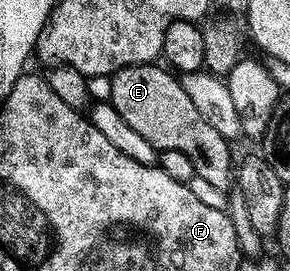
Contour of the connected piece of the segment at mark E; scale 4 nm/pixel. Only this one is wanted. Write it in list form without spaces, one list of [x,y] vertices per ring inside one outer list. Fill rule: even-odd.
[[[162,65],[144,67],[126,67],[117,71],[111,78],[112,97],[116,113],[148,141],[160,153],[175,151],[184,153],[188,161],[192,161],[192,169],[197,178],[209,181],[215,189],[229,192],[236,183],[236,159],[230,152],[231,144],[208,121],[204,121],[200,109],[192,105],[192,97],[188,97],[182,88],[181,78],[171,73]],[[170,74],[170,75],[169,75]],[[231,186],[231,188],[230,188]]]

